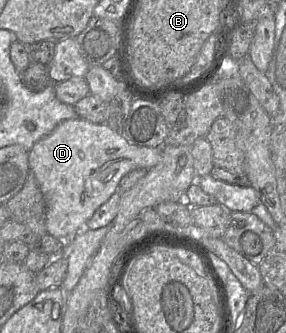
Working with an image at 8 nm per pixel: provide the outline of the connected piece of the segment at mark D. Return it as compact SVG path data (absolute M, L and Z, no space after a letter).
M79 117L61 122L28 151L29 169L35 176L46 203L47 233L59 240L71 240L82 230L88 229L87 221L116 192L123 176L135 169L150 169L160 160L160 148L134 145L107 123L97 124Z

